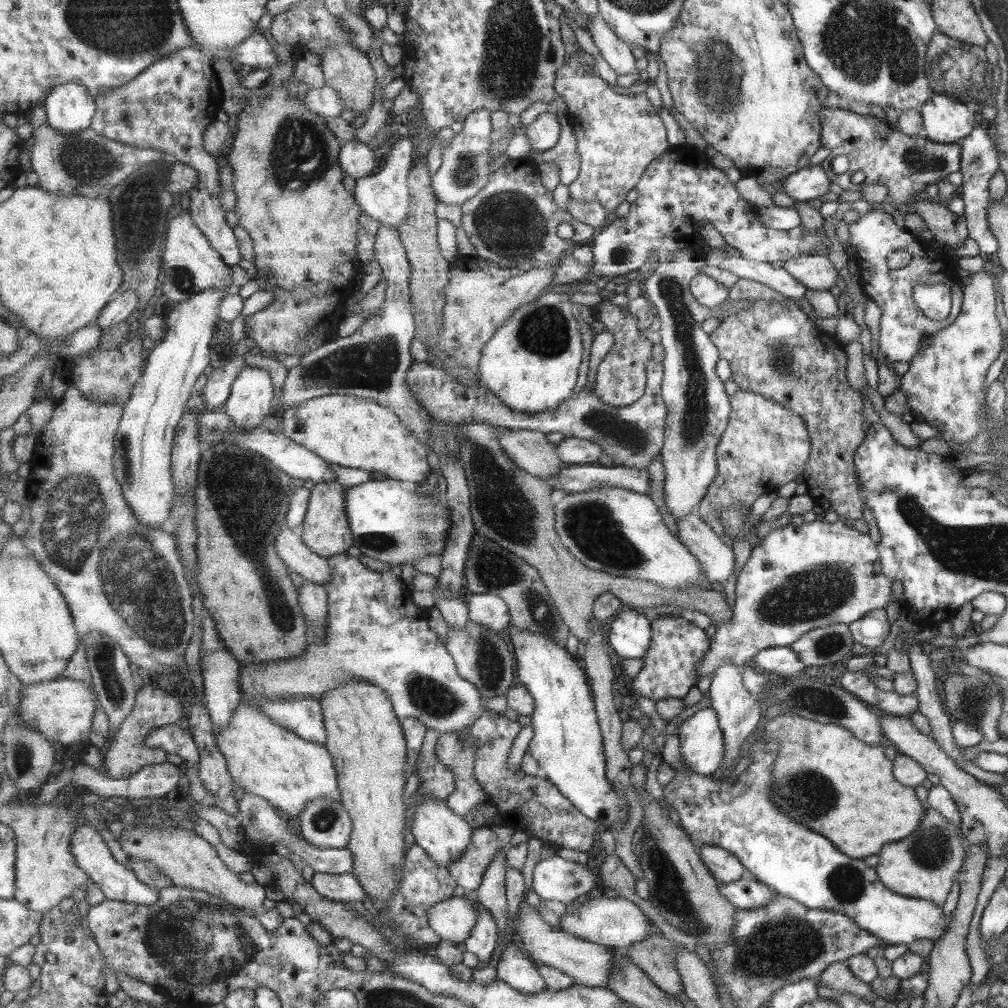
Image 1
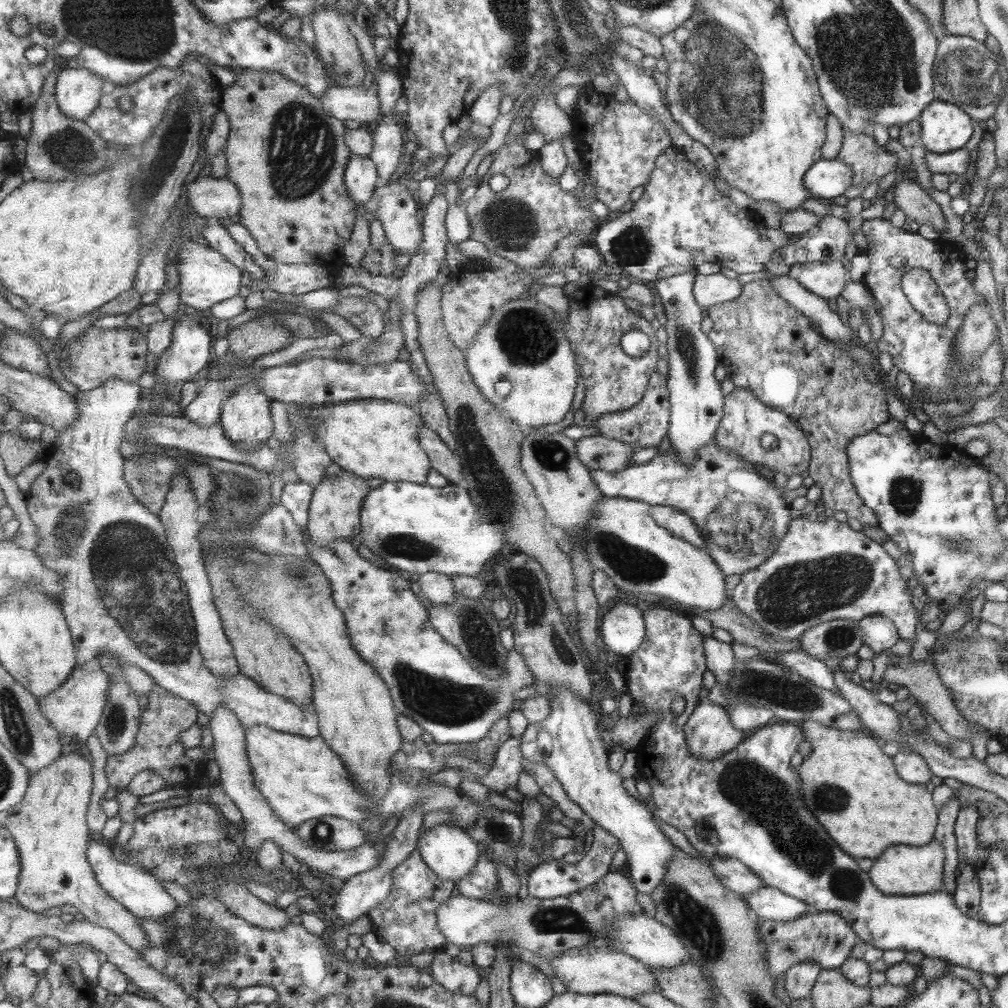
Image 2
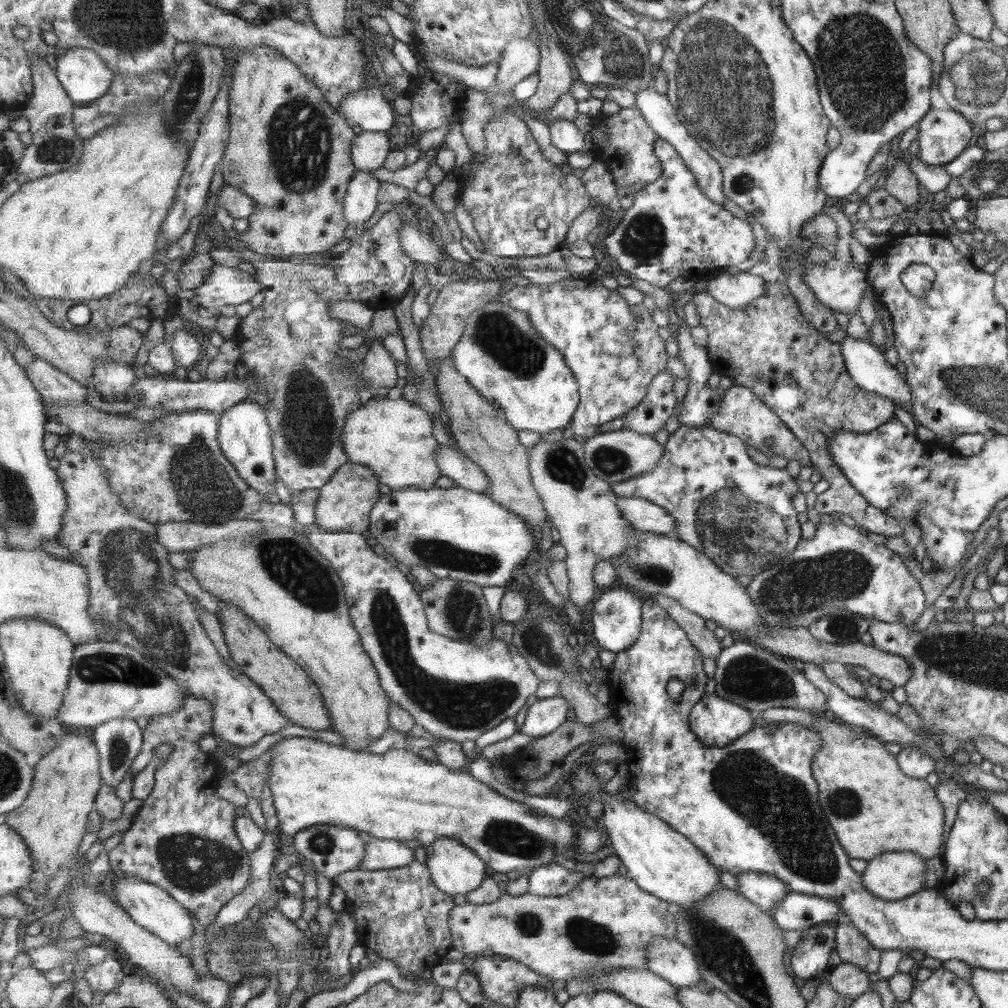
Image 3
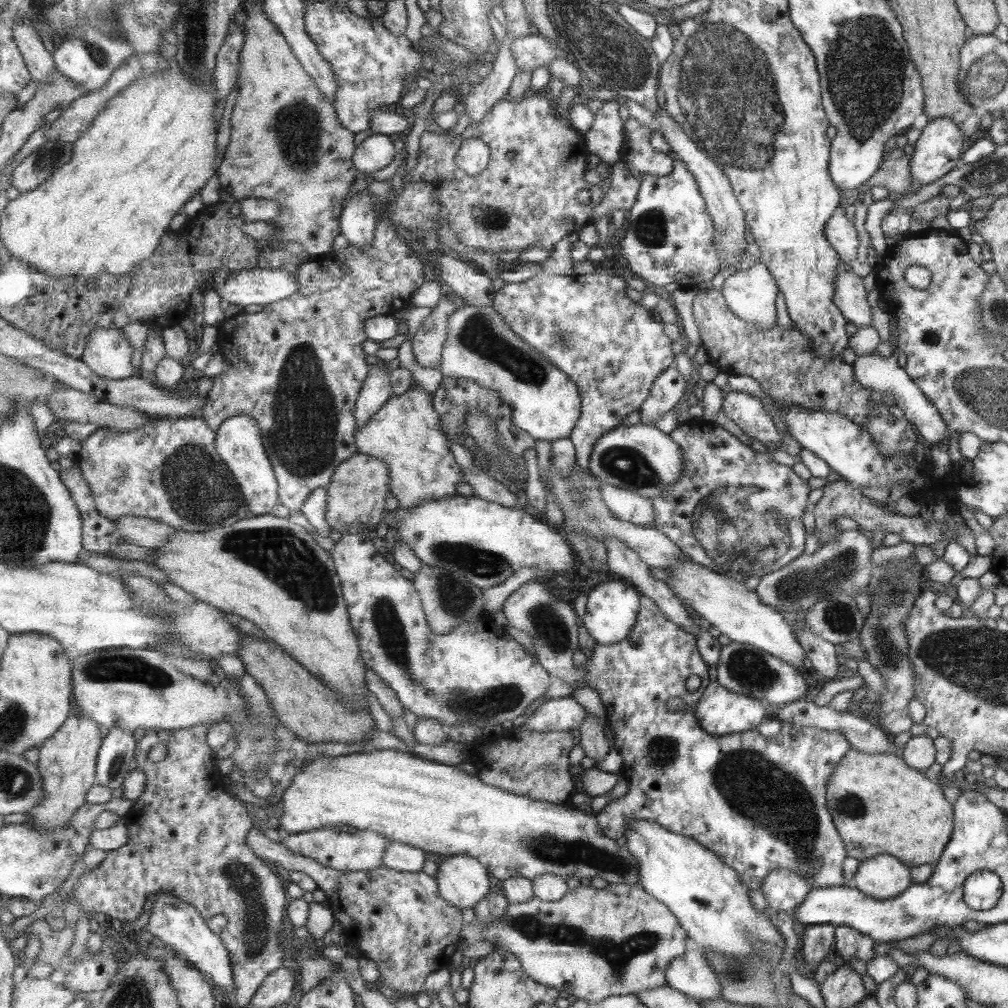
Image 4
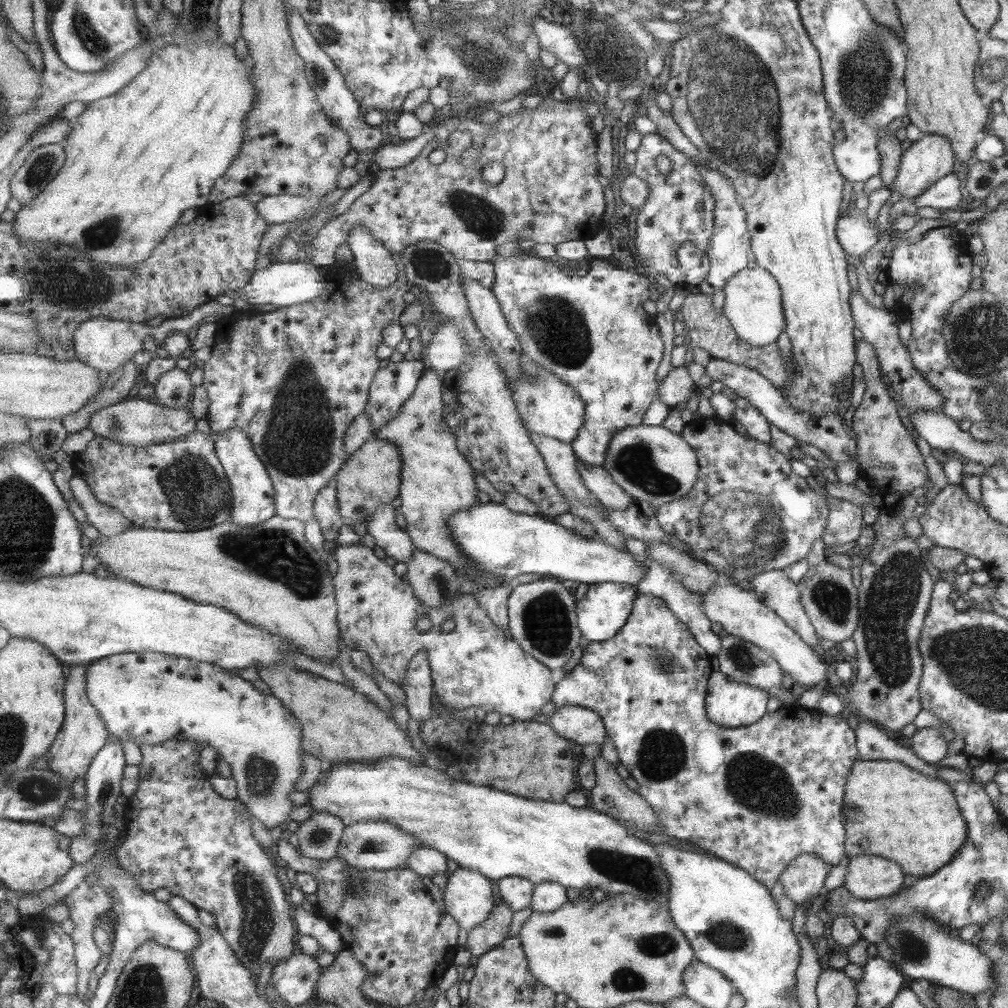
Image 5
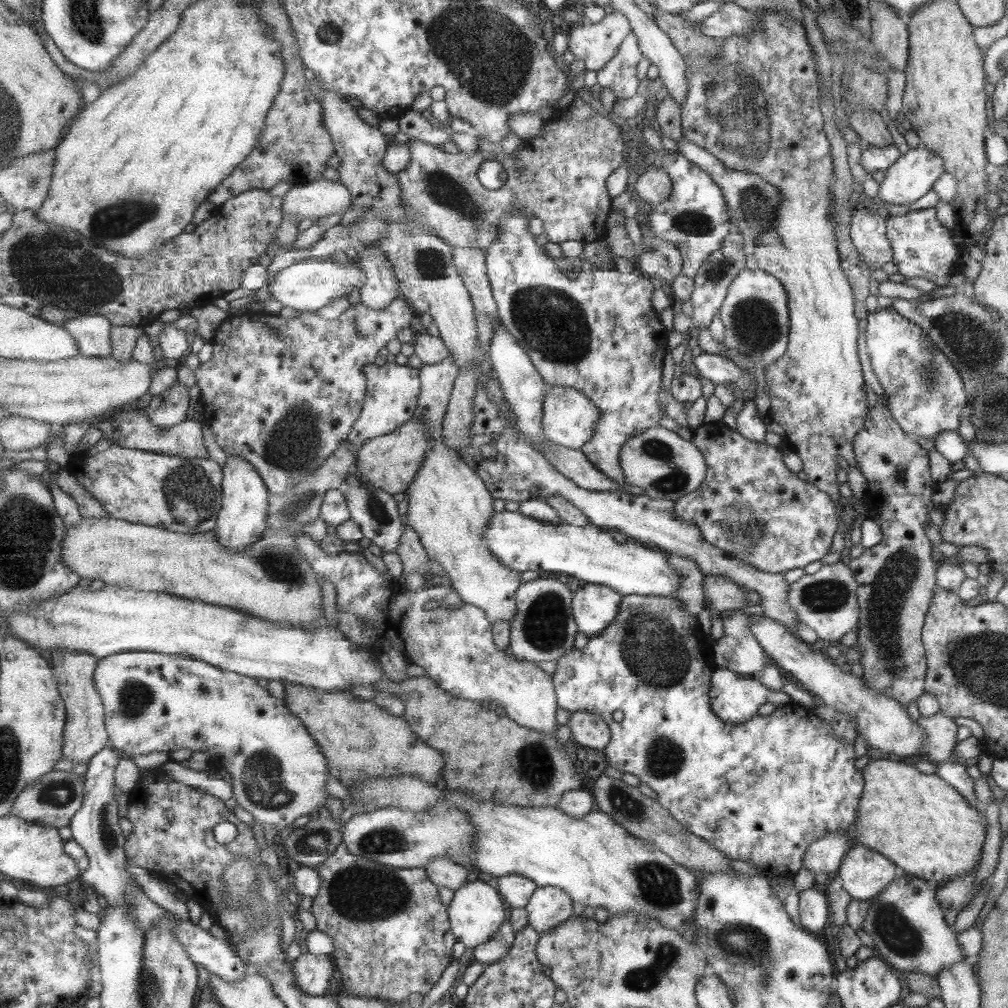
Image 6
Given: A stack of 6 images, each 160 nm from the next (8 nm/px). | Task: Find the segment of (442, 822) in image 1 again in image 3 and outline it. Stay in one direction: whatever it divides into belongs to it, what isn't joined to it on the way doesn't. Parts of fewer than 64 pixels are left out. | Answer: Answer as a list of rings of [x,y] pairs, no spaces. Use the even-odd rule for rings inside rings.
[[[441,837],[432,842],[426,851],[432,880],[451,896],[467,896],[479,888],[487,876],[486,863],[460,840]]]

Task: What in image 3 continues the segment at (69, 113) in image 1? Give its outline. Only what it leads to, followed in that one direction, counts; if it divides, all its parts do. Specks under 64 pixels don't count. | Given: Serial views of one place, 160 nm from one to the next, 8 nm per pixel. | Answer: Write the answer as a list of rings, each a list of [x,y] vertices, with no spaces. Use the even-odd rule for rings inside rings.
[[[74,48],[57,58],[56,73],[75,107],[91,105],[111,88],[115,73],[90,48]]]

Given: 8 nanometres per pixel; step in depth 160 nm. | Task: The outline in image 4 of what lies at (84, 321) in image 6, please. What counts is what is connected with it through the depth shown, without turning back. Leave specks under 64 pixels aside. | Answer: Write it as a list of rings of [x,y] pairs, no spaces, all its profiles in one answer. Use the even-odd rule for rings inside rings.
[[[99,328],[90,334],[81,360],[105,379],[124,380],[137,376],[131,356],[133,347],[122,329]]]

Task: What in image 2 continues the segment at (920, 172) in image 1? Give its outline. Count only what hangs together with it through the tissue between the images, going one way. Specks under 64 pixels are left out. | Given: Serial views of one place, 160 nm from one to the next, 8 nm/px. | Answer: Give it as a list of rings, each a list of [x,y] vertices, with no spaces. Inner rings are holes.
[[[841,127],[841,133],[843,133],[843,140],[841,140],[841,146],[838,150],[836,160],[849,166],[849,171],[855,175],[856,186],[859,186],[862,182],[865,182],[865,184],[875,182],[875,180],[881,179],[890,172],[900,173],[897,170],[896,156],[875,144],[872,136],[853,134],[853,132],[849,132],[847,128],[843,127]],[[964,148],[944,152],[945,154],[933,154],[926,150],[923,162],[927,170],[933,174],[964,174],[969,162],[973,162],[973,154]]]

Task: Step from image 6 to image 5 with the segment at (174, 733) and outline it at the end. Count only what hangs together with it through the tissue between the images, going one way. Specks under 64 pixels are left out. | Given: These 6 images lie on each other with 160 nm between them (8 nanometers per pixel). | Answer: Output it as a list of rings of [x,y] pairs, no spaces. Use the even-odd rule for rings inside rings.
[[[146,651],[143,654],[139,653],[124,653],[103,658],[102,660],[93,661],[88,665],[87,669],[87,688],[89,700],[93,706],[101,713],[101,719],[105,721],[110,730],[112,739],[117,739],[121,742],[134,740],[140,746],[143,743],[159,744],[173,737],[183,740],[196,740],[197,742],[207,742],[207,746],[213,747],[219,753],[219,756],[231,765],[232,777],[238,782],[238,798],[248,806],[251,814],[256,817],[267,828],[275,828],[293,812],[293,802],[289,799],[289,794],[295,790],[296,782],[302,773],[302,758],[301,751],[303,738],[303,725],[280,700],[271,695],[261,692],[251,681],[244,680],[238,675],[232,674],[227,668],[215,663],[206,663],[205,661],[193,662],[193,660],[185,659],[184,657],[167,656],[159,652]]]

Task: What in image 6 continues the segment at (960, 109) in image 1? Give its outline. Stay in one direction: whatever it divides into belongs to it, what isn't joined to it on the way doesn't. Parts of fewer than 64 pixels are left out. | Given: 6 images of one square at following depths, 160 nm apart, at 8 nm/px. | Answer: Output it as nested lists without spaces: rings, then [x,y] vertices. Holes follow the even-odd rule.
[[[919,145],[916,149],[908,149],[897,158],[892,167],[884,172],[883,182],[878,184],[877,197],[889,204],[910,204],[932,189],[932,184],[943,174],[943,162],[937,154]]]

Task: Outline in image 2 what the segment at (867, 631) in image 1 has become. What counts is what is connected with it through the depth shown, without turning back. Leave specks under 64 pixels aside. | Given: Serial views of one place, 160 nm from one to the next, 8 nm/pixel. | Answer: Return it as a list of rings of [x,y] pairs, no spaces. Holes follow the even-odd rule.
[[[867,616],[859,620],[858,624],[862,644],[868,646],[875,654],[894,646],[899,640],[896,626],[883,616]]]

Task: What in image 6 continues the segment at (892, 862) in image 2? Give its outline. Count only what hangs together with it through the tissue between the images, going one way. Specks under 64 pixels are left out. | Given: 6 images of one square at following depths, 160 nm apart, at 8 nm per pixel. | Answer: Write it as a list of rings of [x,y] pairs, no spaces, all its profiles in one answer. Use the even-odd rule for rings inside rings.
[[[855,845],[847,850],[835,875],[852,899],[867,901],[880,894],[898,873],[887,857],[871,848]]]

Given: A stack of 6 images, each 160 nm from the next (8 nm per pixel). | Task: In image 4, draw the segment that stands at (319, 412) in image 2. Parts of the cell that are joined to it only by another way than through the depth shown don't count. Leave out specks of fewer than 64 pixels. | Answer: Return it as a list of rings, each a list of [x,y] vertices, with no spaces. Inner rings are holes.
[[[411,388],[406,393],[394,394],[356,432],[358,452],[380,458],[389,466],[390,490],[404,509],[410,509],[424,500],[459,495],[457,484],[463,482],[463,468],[450,449],[450,440],[440,427],[441,422],[440,413],[434,409],[433,394],[422,388]]]

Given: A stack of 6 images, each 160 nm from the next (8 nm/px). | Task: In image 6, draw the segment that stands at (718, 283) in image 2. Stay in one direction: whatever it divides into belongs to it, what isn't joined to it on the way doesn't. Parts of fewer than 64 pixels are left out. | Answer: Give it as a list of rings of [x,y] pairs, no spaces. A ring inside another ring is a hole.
[[[761,269],[740,270],[737,276],[730,282],[725,298],[719,308],[720,320],[724,326],[723,344],[725,348],[735,349],[745,356],[750,357],[754,366],[750,369],[753,372],[754,382],[763,390],[765,386],[765,367],[775,362],[784,354],[788,343],[788,295],[777,277],[766,273]]]

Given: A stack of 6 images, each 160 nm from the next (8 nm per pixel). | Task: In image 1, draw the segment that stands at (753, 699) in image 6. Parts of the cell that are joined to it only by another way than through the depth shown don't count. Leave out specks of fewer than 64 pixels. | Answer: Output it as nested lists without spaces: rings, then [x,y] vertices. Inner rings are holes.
[[[703,708],[685,718],[678,740],[685,767],[699,776],[717,774],[725,744],[716,713],[711,708]]]

